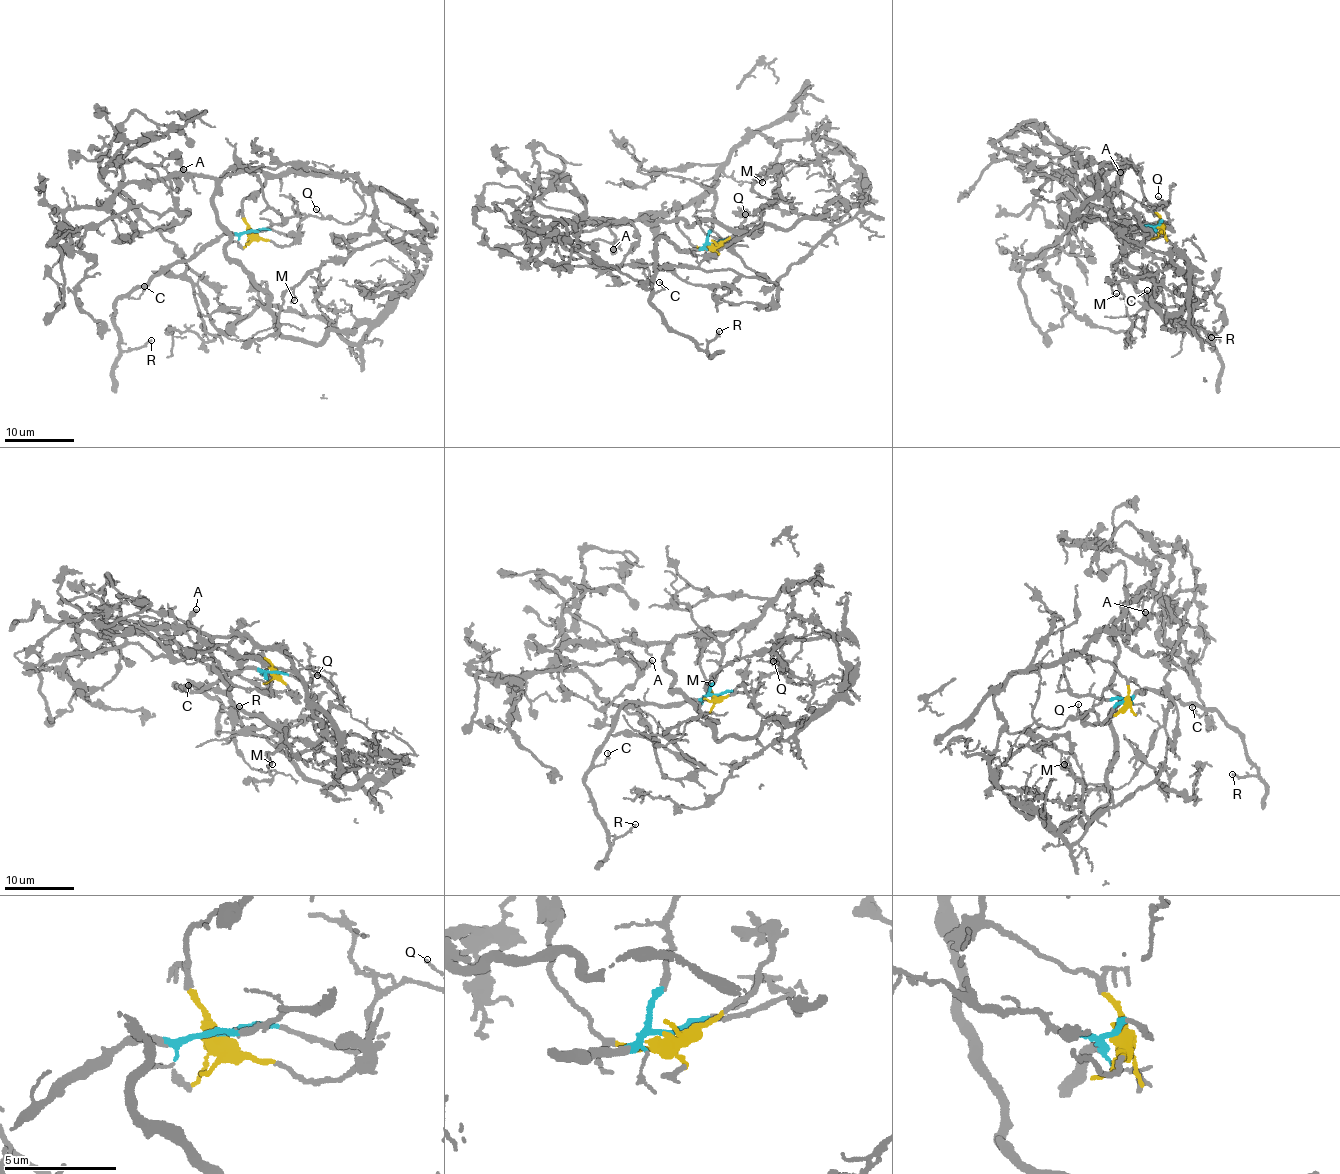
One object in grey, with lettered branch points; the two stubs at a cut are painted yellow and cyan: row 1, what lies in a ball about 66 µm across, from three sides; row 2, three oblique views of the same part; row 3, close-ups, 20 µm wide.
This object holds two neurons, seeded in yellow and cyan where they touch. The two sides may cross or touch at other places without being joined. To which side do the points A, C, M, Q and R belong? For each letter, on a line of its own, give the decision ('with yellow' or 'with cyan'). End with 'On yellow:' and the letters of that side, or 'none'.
A: with yellow
C: with cyan
M: with yellow
Q: with cyan
R: with cyan
On yellow: A, M

